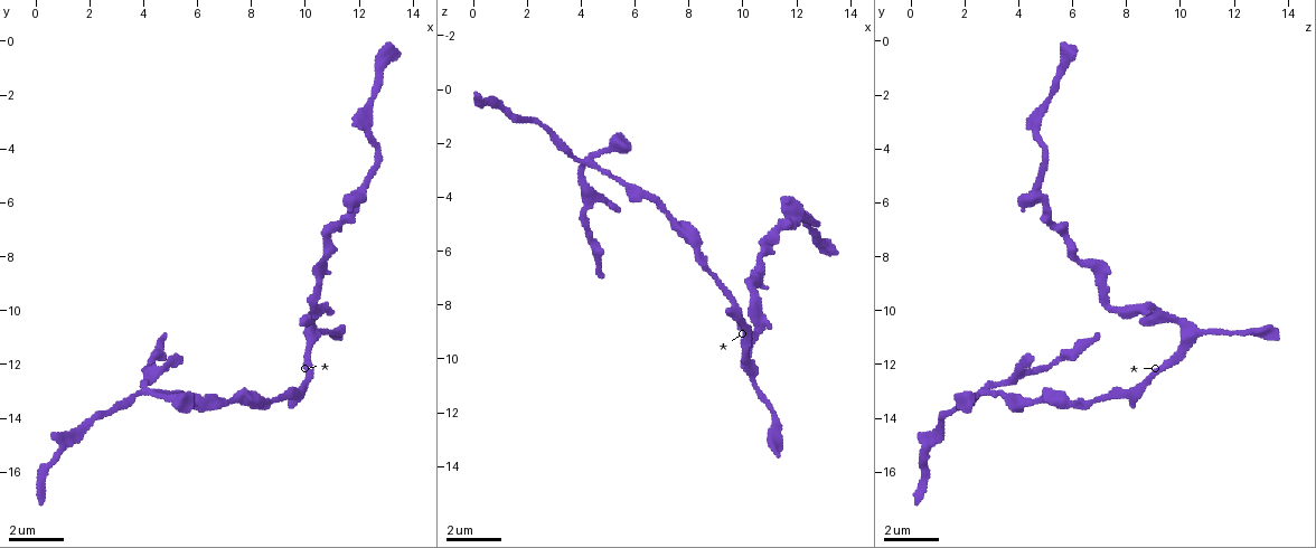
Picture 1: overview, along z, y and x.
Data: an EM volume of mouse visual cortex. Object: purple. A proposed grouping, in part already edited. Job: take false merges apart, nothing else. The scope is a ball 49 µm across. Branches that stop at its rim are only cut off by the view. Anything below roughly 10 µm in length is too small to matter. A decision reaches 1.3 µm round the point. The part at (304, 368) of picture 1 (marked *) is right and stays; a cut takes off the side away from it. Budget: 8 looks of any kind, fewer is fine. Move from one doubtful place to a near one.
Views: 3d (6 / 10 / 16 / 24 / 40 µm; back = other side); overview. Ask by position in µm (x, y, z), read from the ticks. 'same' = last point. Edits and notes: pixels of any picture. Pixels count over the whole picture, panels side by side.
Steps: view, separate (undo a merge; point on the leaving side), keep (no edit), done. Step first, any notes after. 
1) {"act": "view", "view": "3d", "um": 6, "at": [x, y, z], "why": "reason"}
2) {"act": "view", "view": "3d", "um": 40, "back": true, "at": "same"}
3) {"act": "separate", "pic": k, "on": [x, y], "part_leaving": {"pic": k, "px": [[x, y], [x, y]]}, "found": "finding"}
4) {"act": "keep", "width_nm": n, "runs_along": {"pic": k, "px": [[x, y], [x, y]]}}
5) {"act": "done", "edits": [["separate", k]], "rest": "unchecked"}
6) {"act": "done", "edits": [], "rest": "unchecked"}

{"act": "view", "view": "3d", "um": 6, "at": [8.5, 13.5, 6.5], "why": "thick turns thin"}

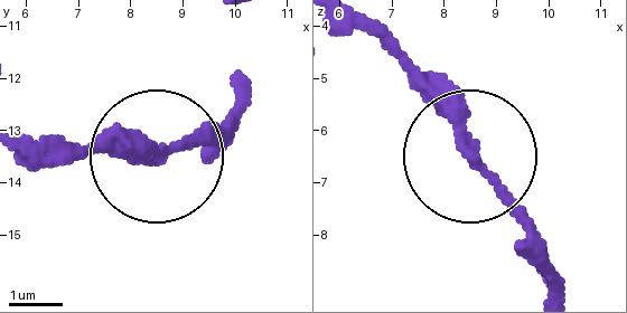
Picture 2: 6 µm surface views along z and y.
{"act": "keep", "width_nm": 210, "runs_along": {"pic": 2, "px": [[548, 286], [521, 211], [454, 117], [361, 24]]}, "found": "all the same neuron"}

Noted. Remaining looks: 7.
{"act": "view", "view": "3d", "um": 6, "at": [12.1, 5.6, 4.7], "why": "thick turns thin"}

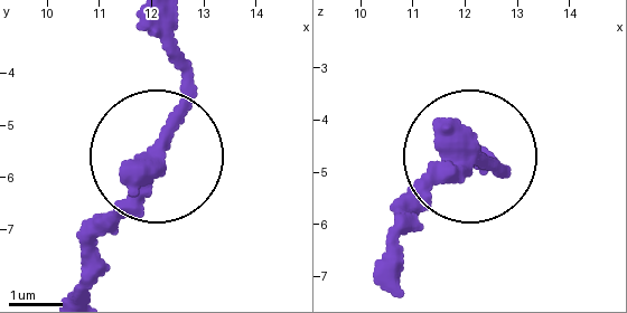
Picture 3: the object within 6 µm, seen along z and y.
{"act": "view", "view": "3d", "um": 6, "back": true, "at": [12.05, 5.65, 4.65]}

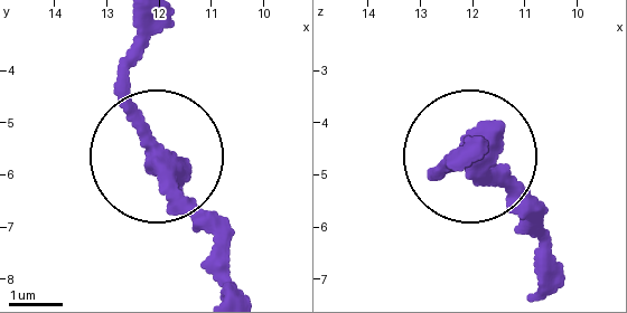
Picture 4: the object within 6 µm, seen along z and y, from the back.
{"act": "keep", "runs_along": {"pic": 4, "px": [[233, 282], [139, 108], [130, 28]]}, "found": "one neuron here"}

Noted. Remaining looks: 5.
{"act": "view", "view": "3d", "um": 16, "at": [10.2, 10.9, 10.2], "why": "three-way junction"}

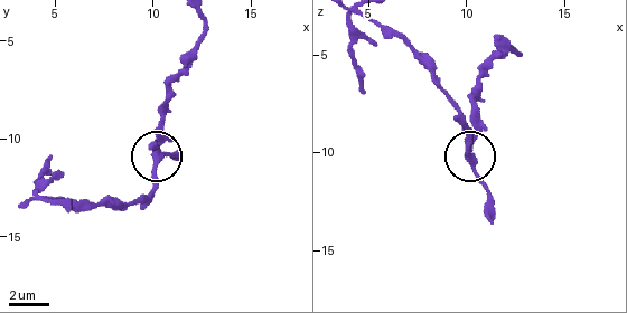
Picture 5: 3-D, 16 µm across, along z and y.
{"act": "keep", "arms": 3, "found": "all the same neuron"}

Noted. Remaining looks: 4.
{"act": "view", "view": "3d", "um": 10, "at": [4.9, 13.0, 3.0], "why": "a narrow waist"}

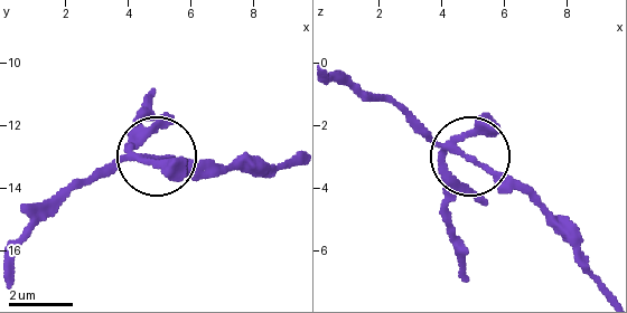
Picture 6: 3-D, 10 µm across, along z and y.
{"act": "keep", "width_nm": 150, "runs_along": {"pic": 6, "px": [[291, 162], [273, 170], [195, 170], [131, 153], [85, 178]]}, "found": "all the same neuron"}

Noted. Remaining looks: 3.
{"act": "done", "edits": [], "rest": "unchecked"}

